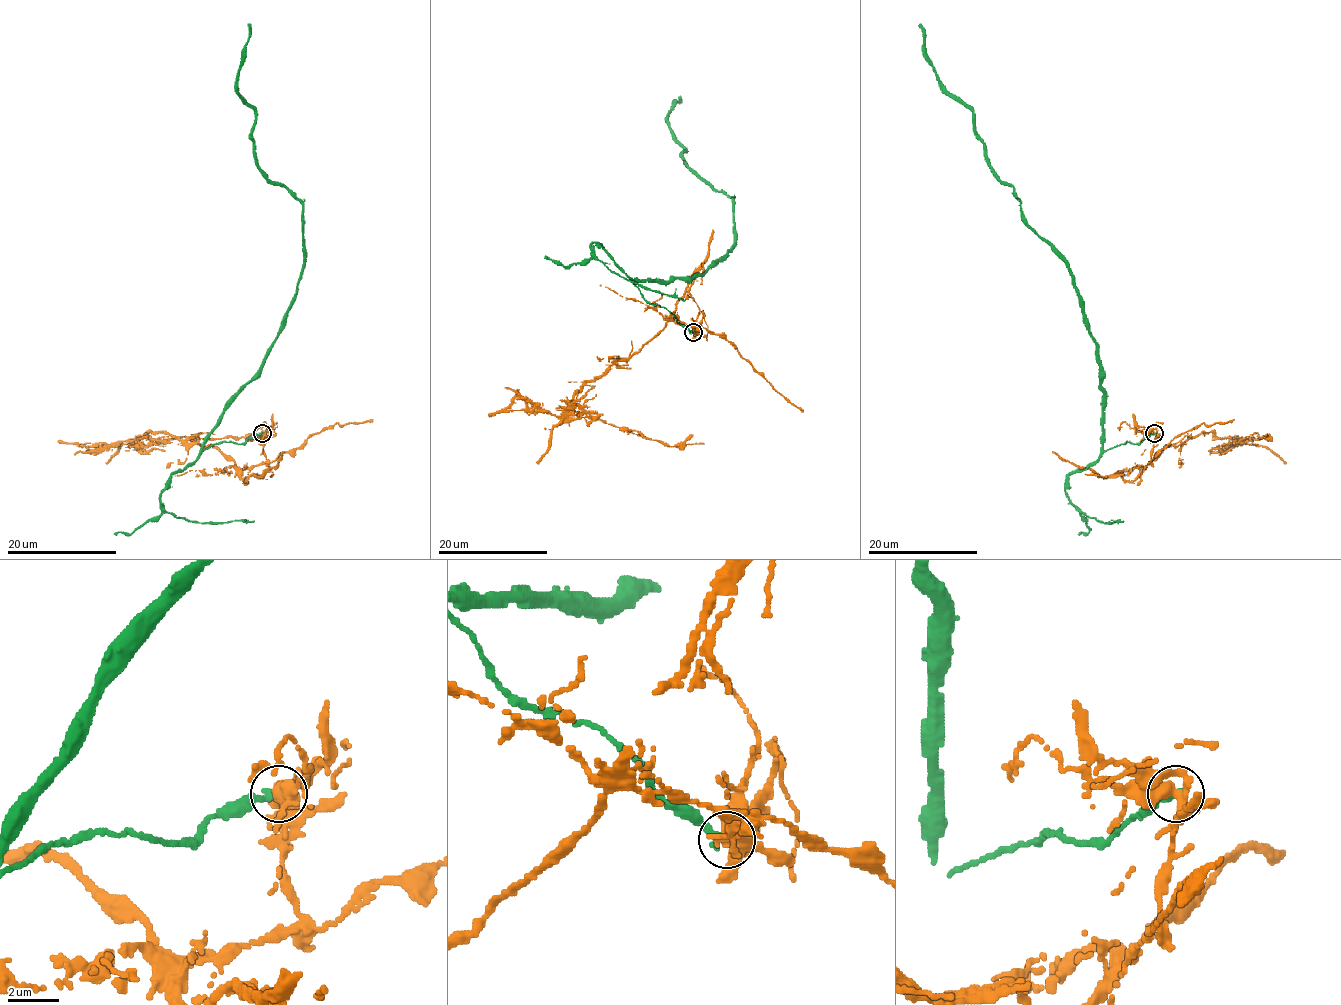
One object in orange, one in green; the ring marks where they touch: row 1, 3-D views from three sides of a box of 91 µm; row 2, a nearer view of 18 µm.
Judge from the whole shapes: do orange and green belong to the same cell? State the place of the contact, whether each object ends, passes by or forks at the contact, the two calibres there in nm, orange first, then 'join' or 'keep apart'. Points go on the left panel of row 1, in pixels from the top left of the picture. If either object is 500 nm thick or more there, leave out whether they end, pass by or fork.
place (262, 433); orange forks; green ends; calibres 380 and 360 nm; keep apart

